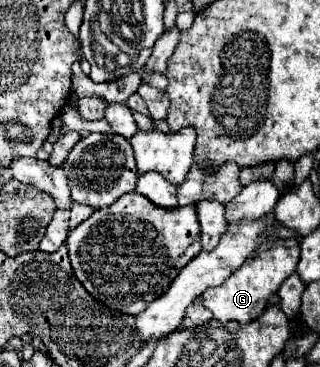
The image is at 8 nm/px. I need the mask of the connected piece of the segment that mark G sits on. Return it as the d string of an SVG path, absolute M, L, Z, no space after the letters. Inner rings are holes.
M298 239L270 241L270 251L248 257L248 261L244 261L244 265L236 273L232 273L232 277L228 277L228 281L224 285L206 289L206 293L202 295L202 305L206 309L210 309L214 313L214 317L222 323L228 323L228 321L250 323L258 315L262 315L268 299L278 291L282 281L296 271L298 257L300 257L300 241Z

